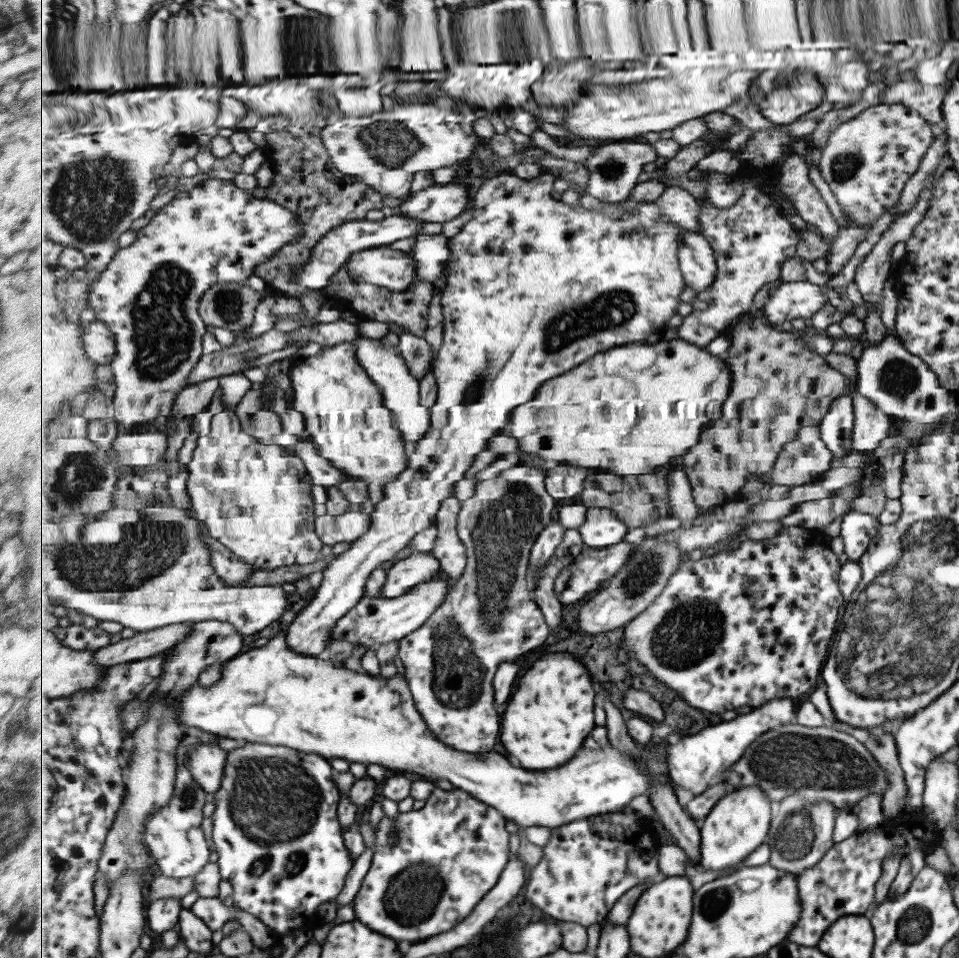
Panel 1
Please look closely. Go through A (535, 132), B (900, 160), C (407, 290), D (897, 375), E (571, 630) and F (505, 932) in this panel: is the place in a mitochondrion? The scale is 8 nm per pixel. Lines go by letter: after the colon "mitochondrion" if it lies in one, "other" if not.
A: other
B: other
C: other
D: mitochondrion
E: other
F: other

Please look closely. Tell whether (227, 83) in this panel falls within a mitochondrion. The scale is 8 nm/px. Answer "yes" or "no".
no

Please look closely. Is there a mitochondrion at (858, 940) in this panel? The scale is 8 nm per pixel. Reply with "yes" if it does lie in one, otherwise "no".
no

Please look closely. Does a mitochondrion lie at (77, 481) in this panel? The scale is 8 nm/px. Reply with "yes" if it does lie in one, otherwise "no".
yes

